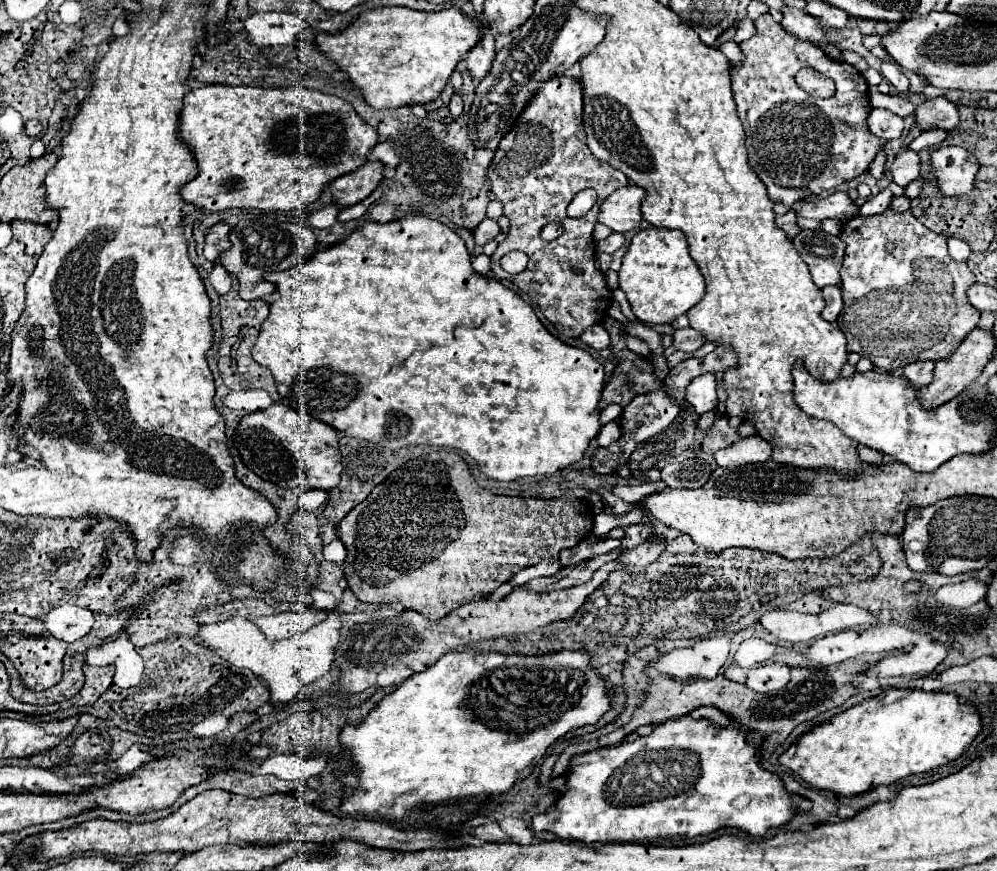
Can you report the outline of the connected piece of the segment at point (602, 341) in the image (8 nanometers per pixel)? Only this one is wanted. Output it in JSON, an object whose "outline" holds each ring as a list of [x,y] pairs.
{"outline":[[[600,323],[588,327],[588,329],[580,335],[580,339],[582,339],[588,347],[592,347],[592,349],[608,349],[608,347],[610,347],[608,331],[606,331]]]}

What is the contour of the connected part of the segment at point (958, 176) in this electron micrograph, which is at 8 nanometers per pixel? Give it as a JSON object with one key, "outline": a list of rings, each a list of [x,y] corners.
{"outline":[[[942,145],[932,153],[932,173],[944,195],[964,195],[970,193],[978,163],[966,149]]]}

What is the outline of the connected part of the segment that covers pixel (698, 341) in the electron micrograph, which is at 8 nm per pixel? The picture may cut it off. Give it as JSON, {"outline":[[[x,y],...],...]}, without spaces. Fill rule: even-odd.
{"outline":[[[686,327],[686,329],[676,329],[672,333],[672,347],[684,353],[694,353],[698,347],[702,347],[702,335],[694,333],[694,329]]]}

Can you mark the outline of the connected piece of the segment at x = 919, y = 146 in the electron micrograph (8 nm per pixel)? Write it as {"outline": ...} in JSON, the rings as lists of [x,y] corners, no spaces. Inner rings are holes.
{"outline":[[[932,129],[932,131],[924,131],[922,135],[918,135],[908,147],[914,151],[922,151],[926,147],[936,147],[942,143],[942,137],[946,137],[944,129]]]}

